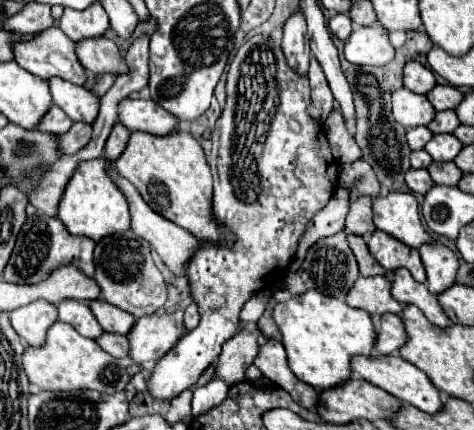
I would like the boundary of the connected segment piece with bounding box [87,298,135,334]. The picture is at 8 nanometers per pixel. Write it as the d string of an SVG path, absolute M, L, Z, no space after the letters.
M99 298L99 300L89 300L87 304L89 304L91 312L95 314L97 322L101 324L101 328L103 328L105 332L127 334L127 332L131 330L133 322L135 322L135 318L133 318L129 312L125 312L125 310L113 306L113 304L109 304L109 302L105 302L103 298Z

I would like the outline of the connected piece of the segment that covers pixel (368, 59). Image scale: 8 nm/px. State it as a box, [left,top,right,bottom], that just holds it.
[345,24,395,66]

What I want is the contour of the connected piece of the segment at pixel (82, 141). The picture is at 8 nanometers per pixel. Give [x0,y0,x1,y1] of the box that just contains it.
[59,122,93,156]

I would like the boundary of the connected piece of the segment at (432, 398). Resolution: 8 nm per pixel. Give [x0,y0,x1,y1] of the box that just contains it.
[351,354,443,414]

